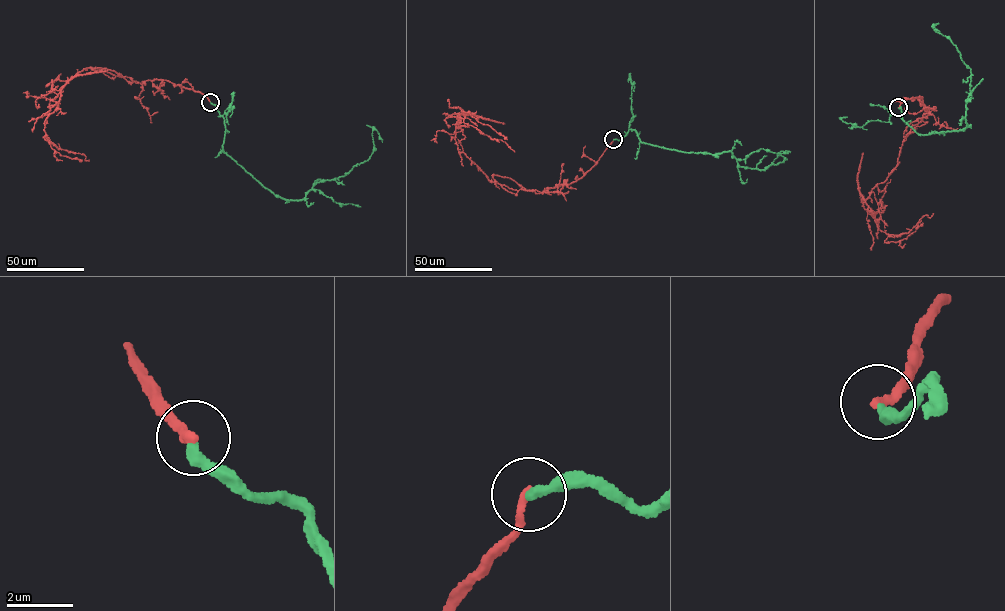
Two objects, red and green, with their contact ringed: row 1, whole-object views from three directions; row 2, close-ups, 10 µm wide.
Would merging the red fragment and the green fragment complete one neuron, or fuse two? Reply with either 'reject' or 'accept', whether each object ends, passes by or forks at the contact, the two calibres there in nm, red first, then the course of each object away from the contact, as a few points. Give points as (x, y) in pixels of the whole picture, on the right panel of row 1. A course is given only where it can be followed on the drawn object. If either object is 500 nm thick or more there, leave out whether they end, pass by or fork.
reject | red ends | green ends | 240/320 nm | red via (898, 107), (922, 97), (928, 114), (903, 141), (894, 169), (861, 201), (889, 234), (908, 232), (934, 214) | green via (898, 108), (899, 116), (918, 133), (967, 126), (970, 69), (950, 40), (932, 27), (939, 31)

